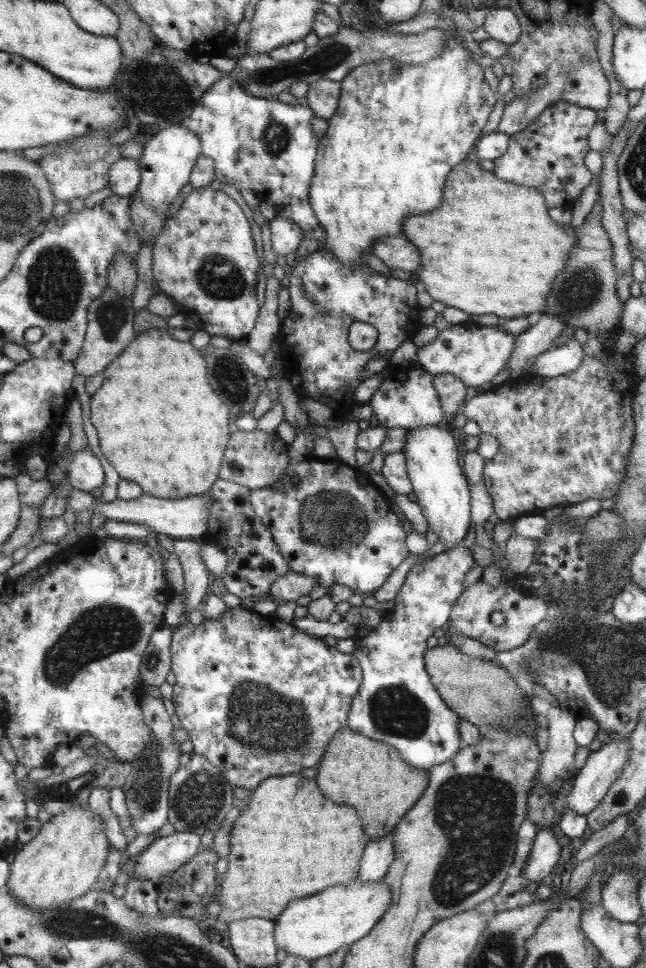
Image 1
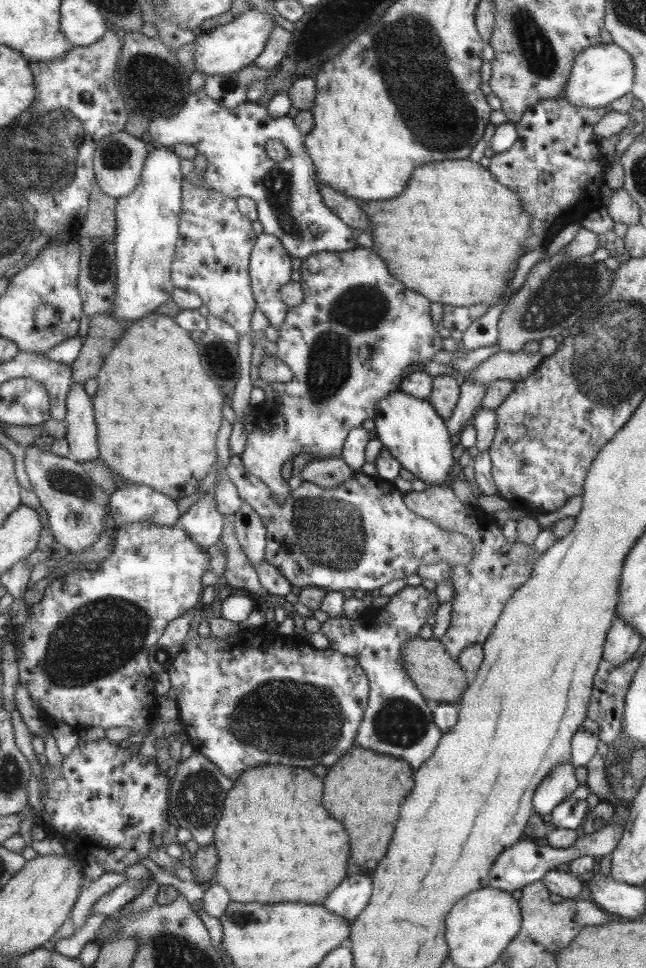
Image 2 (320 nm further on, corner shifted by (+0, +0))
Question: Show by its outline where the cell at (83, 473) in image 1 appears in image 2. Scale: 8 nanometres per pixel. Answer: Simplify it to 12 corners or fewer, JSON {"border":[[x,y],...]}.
{"border":[[83,383],[67,399],[69,454],[100,455],[93,399]]}

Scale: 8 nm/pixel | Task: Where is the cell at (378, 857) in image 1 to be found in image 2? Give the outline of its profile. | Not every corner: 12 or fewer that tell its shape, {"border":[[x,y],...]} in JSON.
{"border":[[349,876],[322,904],[351,926],[367,904],[369,876]]}

